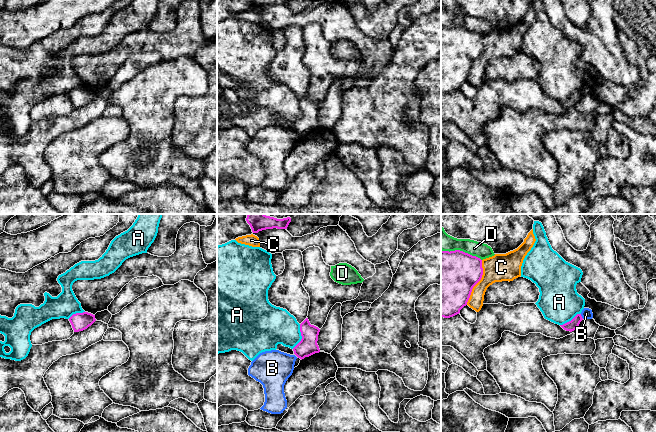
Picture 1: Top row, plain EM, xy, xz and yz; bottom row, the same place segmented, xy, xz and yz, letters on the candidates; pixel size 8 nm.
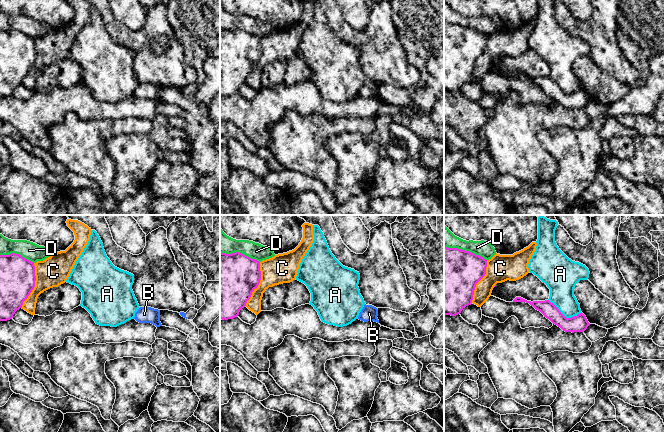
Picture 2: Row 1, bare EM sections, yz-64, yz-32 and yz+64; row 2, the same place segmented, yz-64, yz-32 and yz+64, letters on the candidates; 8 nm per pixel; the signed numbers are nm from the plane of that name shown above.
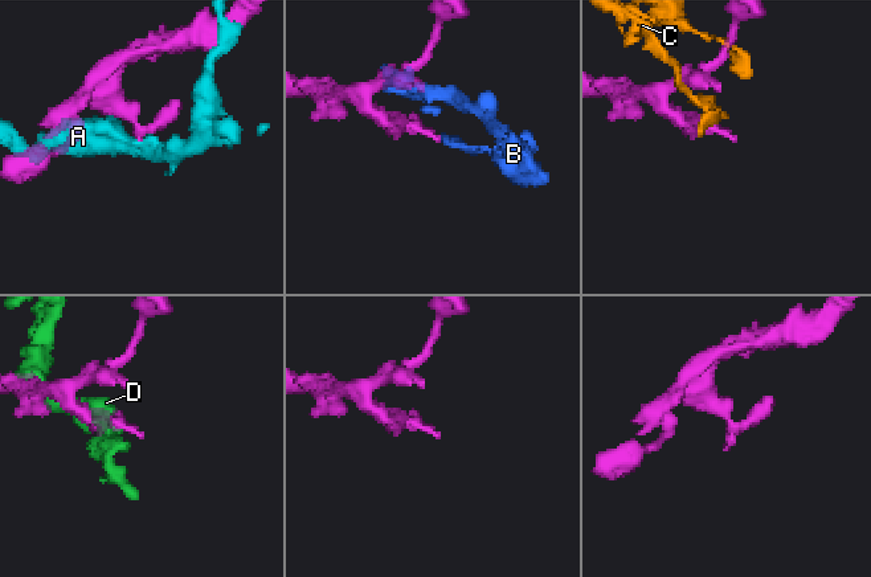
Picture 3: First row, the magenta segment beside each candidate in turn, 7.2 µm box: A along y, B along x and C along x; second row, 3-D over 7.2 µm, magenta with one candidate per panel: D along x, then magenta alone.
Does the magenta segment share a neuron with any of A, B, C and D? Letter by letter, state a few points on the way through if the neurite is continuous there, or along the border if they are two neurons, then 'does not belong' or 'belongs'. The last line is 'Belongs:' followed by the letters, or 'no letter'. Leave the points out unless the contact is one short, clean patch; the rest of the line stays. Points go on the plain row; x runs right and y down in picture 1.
A: border xz (300, 100), (301, 115), (292, 124); does not belong
B: border yz (580, 90), (583, 94); does not belong
C: does not belong
D: does not belong
Belongs: no letter

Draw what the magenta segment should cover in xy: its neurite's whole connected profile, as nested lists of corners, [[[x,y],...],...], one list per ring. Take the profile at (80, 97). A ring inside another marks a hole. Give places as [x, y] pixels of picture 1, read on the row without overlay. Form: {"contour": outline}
{"contour": [[[83,88],[83,89],[73,90],[69,94],[69,97],[72,101],[74,108],[79,108],[91,102],[96,97],[96,95],[95,91],[88,88]]]}

